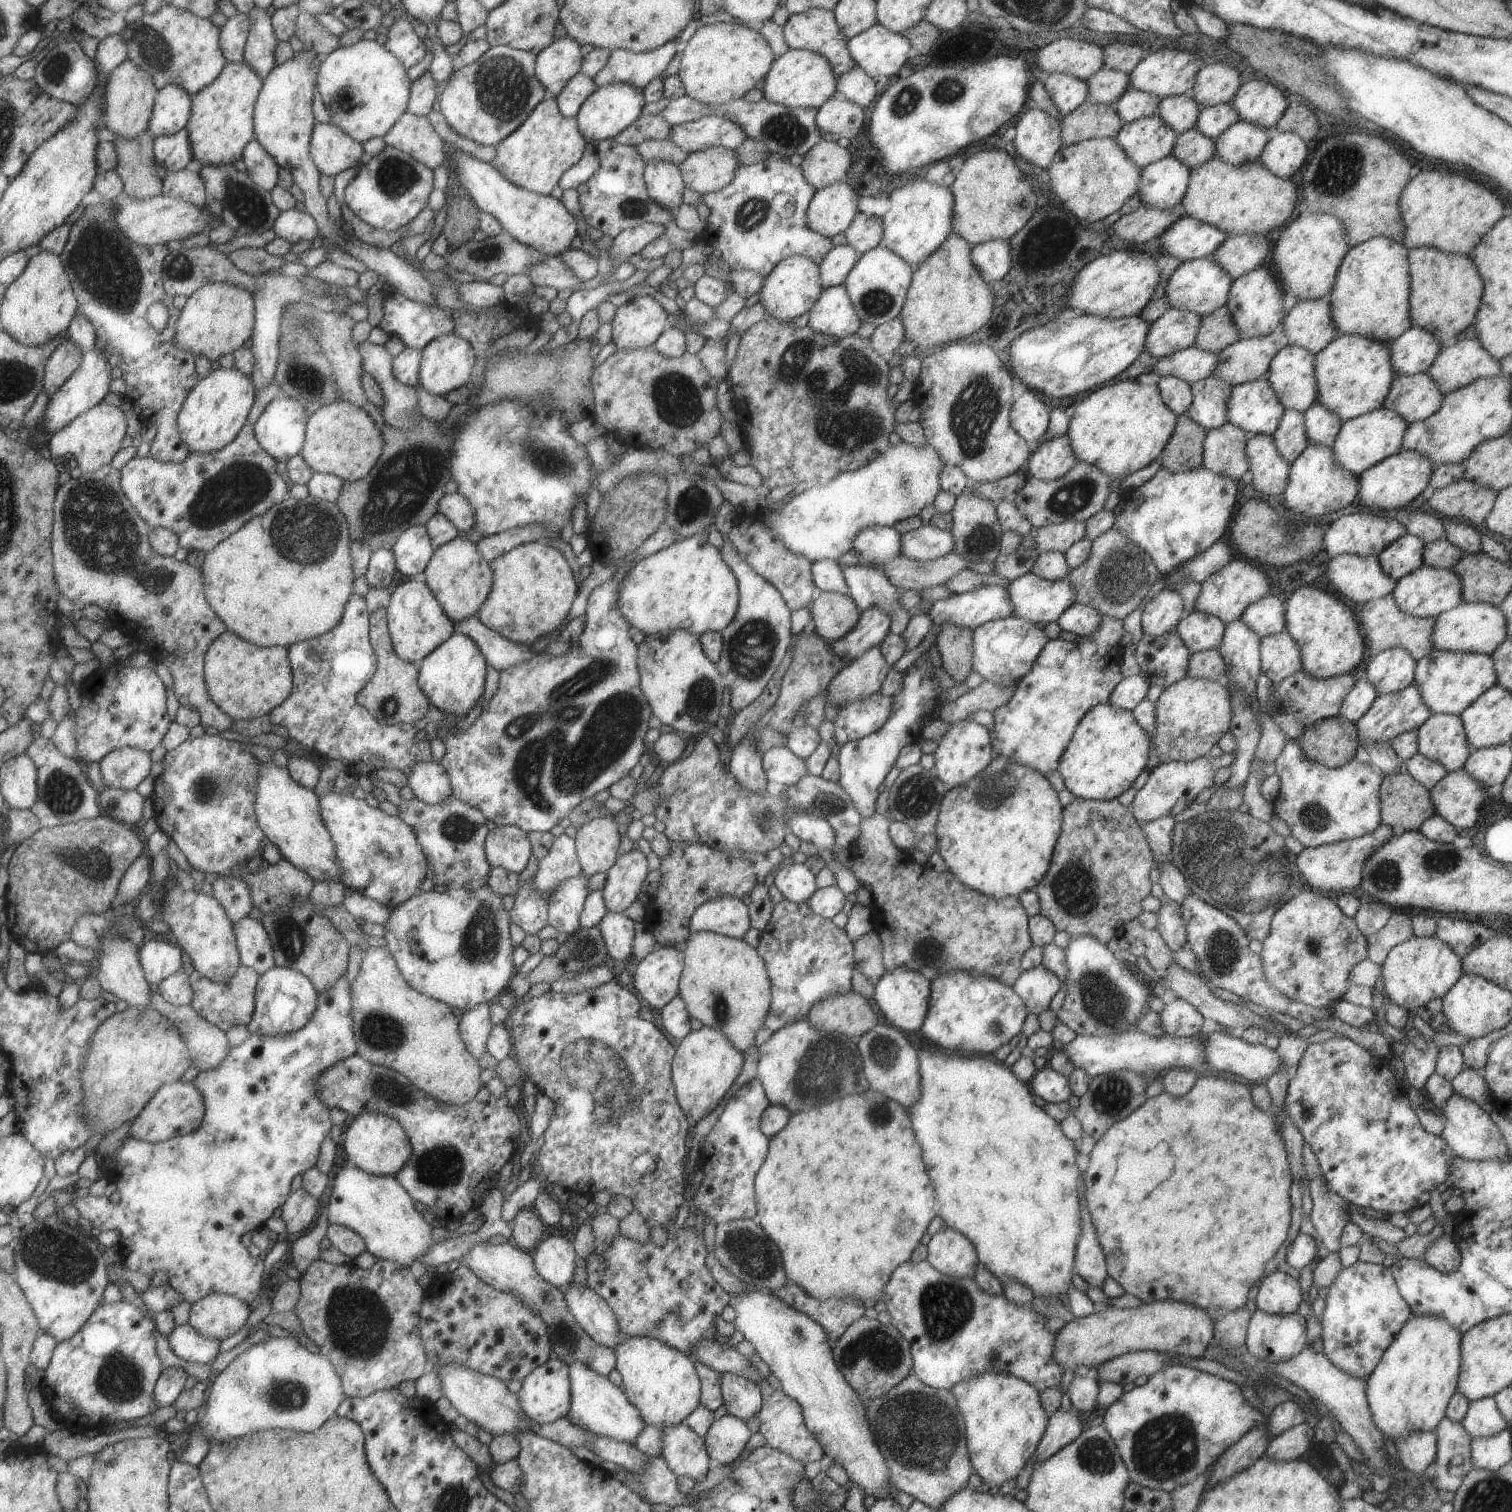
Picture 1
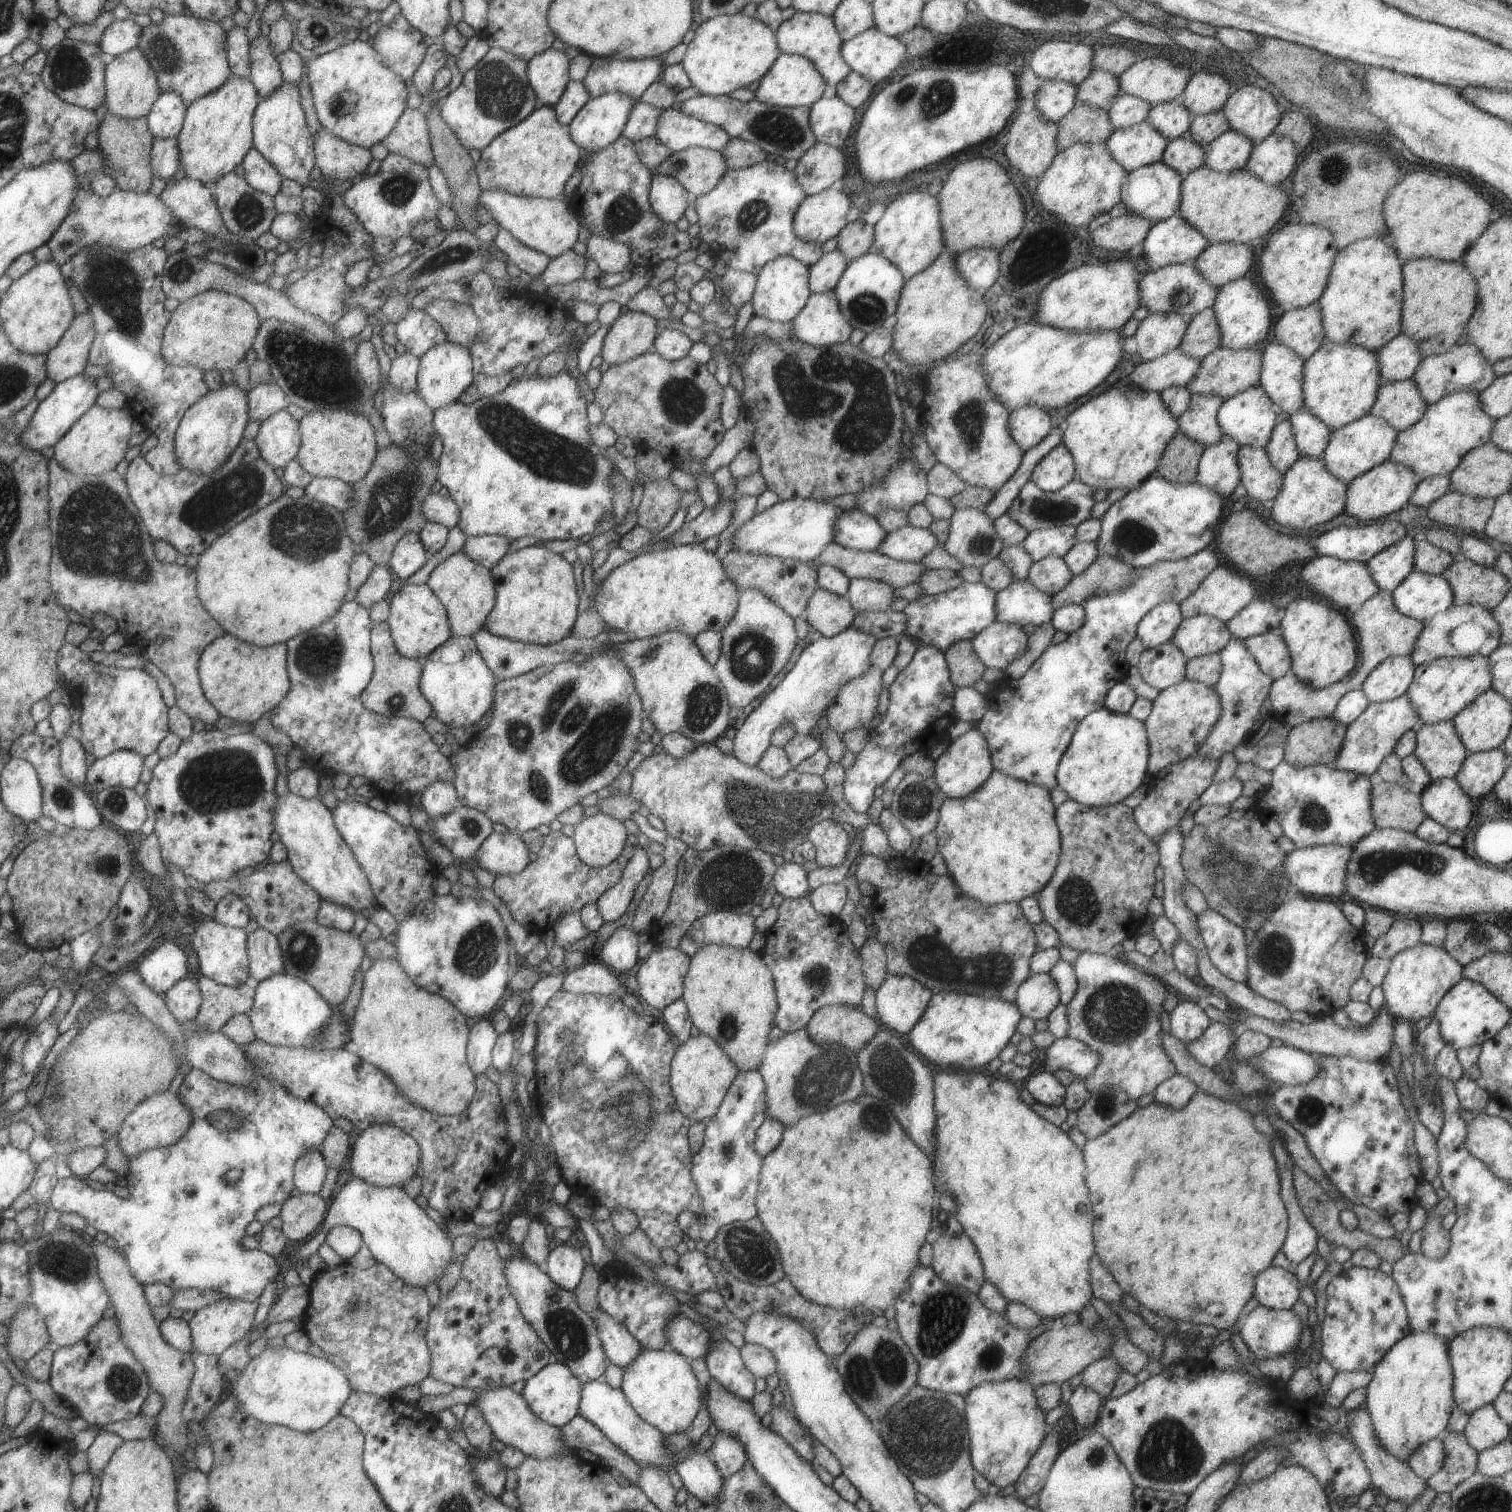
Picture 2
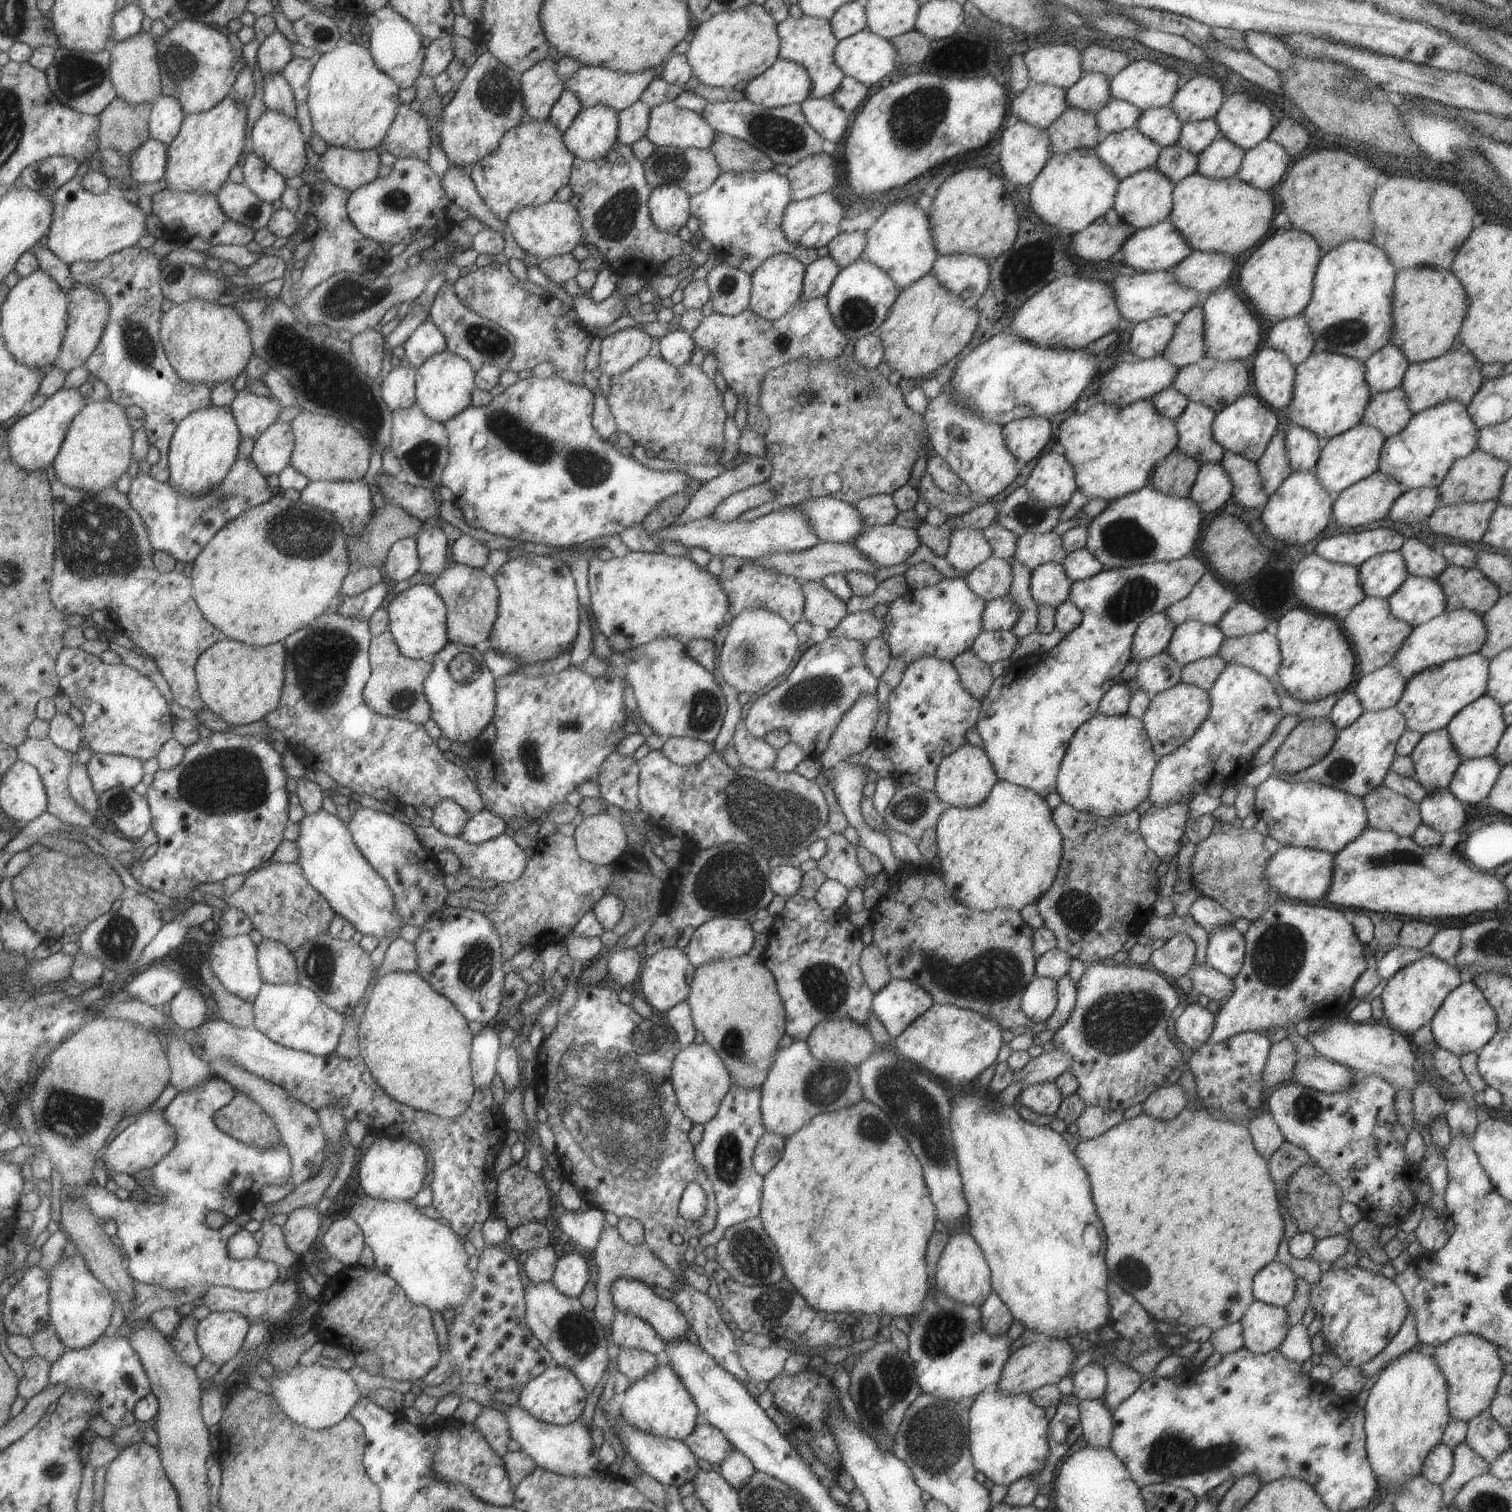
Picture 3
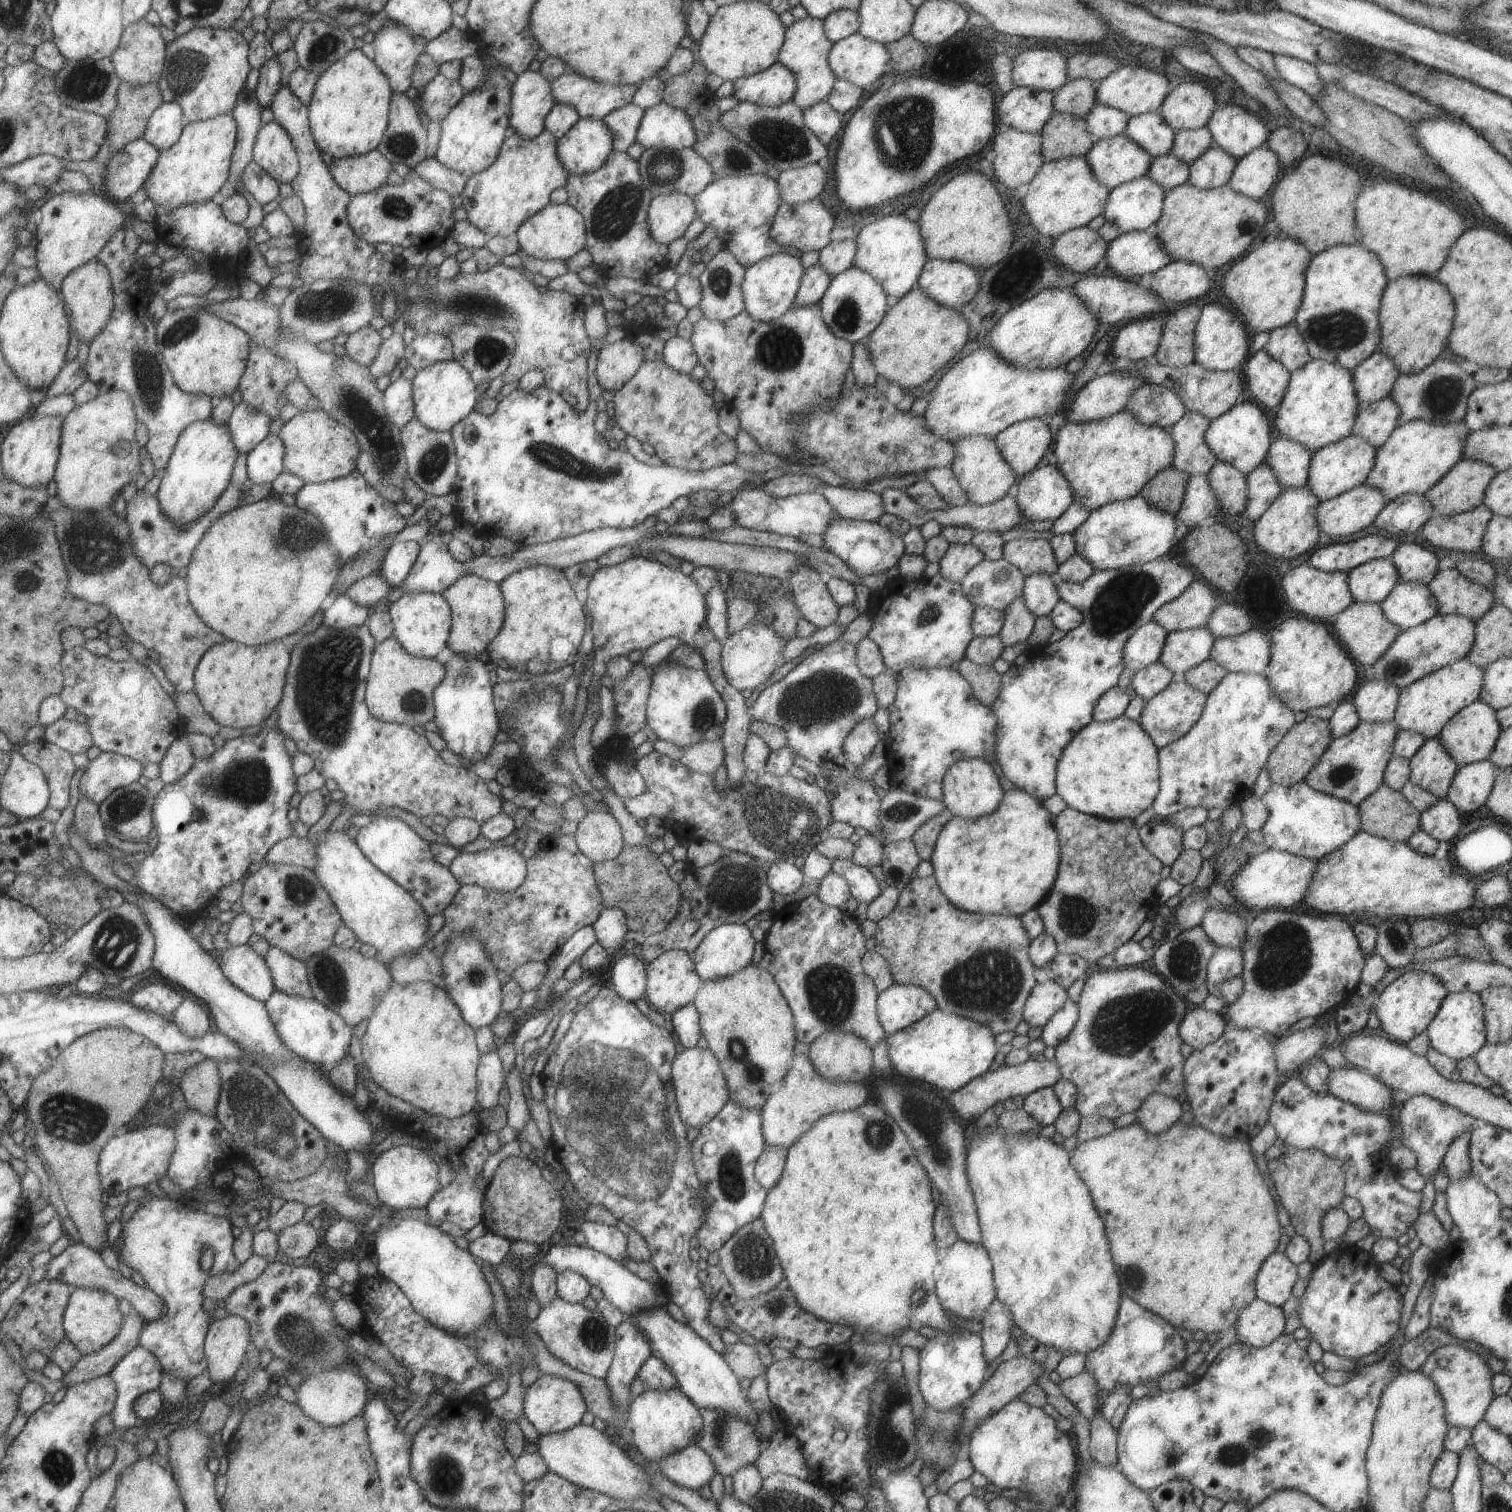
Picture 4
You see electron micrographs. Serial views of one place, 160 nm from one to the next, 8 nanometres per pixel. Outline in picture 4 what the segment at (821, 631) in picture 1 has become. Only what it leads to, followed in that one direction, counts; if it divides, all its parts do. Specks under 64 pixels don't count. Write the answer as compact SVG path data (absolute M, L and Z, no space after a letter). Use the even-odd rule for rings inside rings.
M797 565L788 581L794 603L807 622L820 629L834 623L840 606L831 598L822 574L809 565Z

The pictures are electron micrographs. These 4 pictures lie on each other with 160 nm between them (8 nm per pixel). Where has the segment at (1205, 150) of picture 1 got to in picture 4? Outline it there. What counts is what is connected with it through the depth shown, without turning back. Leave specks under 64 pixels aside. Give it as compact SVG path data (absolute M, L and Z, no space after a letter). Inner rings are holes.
M1171 154L1152 158L1146 175L1154 180L1165 192L1186 182L1189 165Z

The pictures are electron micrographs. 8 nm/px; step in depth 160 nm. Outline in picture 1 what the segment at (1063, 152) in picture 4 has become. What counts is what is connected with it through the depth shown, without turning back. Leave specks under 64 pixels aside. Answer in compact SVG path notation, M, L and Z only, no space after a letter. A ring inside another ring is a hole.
M1083 101L1060 120L1060 139L1063 146L1089 139L1114 138L1122 122L1113 104Z

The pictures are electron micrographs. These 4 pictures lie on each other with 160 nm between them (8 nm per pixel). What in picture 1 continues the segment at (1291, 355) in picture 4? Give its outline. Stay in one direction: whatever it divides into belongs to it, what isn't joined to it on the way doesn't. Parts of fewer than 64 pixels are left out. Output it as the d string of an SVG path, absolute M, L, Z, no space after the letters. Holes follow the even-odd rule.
M1328 294L1315 300L1297 299L1283 315L1281 326L1289 345L1304 348L1312 355L1316 355L1338 336L1330 317Z

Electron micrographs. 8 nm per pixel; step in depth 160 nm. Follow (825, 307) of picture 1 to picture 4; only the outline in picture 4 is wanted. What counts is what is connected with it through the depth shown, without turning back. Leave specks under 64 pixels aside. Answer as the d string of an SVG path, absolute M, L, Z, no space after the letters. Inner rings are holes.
M818 304L802 307L791 306L779 318L770 320L769 322L753 320L744 310L737 314L737 316L724 321L710 321L705 317L701 317L697 322L692 324L692 335L689 340L696 352L698 363L706 370L707 378L713 380L714 388L717 388L723 394L725 406L735 410L740 428L760 446L761 451L782 455L783 457L790 456L794 451L794 431L798 428L794 415L809 413L812 409L831 405L840 396L845 374L847 374L852 361L852 344L843 339L838 339L827 328L827 325L821 318L821 311Z

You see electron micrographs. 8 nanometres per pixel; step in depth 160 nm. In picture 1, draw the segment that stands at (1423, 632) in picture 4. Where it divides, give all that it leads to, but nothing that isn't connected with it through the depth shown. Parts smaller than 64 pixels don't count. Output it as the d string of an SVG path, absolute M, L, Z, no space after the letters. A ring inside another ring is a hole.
M1484 602L1459 603L1438 614L1433 621L1430 643L1433 651L1453 651L1490 655L1506 639L1506 622L1503 613Z

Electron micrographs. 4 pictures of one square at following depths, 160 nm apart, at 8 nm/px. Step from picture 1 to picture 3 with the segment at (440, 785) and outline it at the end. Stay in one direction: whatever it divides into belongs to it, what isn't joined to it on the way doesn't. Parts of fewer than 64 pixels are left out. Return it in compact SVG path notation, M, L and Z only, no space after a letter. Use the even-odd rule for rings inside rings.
M451 799L440 800L433 809L432 827L441 834L459 837L469 815Z

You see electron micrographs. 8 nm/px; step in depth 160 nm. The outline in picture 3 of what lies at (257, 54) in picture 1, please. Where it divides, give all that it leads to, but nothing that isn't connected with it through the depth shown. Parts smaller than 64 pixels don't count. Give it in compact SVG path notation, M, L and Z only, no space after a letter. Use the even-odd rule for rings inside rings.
M281 73L263 74L262 101L270 111L286 114L296 120L294 94Z

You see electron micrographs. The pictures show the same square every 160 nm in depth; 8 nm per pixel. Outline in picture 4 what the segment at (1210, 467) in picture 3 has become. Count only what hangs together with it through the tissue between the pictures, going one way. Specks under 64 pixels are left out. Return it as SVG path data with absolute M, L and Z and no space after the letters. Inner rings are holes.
M1193 475L1187 479L1181 506L1174 514L1178 528L1195 527L1203 518L1214 516L1219 510L1215 493L1211 490L1206 476Z

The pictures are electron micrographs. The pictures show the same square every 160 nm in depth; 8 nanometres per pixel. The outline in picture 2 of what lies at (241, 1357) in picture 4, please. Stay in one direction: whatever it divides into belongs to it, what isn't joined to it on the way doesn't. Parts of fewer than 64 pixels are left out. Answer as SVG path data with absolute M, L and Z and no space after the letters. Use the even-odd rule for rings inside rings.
M223 1299L218 1303L209 1305L201 1311L197 1311L190 1320L192 1339L197 1353L219 1356L231 1346L233 1342L241 1340L253 1322L253 1312L258 1308L257 1301L240 1301L239 1299Z

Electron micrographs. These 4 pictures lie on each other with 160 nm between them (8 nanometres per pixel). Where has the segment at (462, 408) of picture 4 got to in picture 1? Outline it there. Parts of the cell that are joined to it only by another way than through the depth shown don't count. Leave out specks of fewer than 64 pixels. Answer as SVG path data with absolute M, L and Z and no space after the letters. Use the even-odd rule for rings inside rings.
M452 332L448 335L436 336L430 340L421 350L421 360L418 370L418 386L433 395L446 396L451 390L464 386L469 380L476 361L471 345Z

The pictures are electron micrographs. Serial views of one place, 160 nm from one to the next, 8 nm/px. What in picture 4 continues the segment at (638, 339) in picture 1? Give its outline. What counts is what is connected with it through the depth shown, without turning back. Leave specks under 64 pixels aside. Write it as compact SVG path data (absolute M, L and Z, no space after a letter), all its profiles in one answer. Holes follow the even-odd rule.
M627 339L612 344L605 342L598 352L596 364L596 379L600 388L615 392L631 380L643 361L639 345Z

